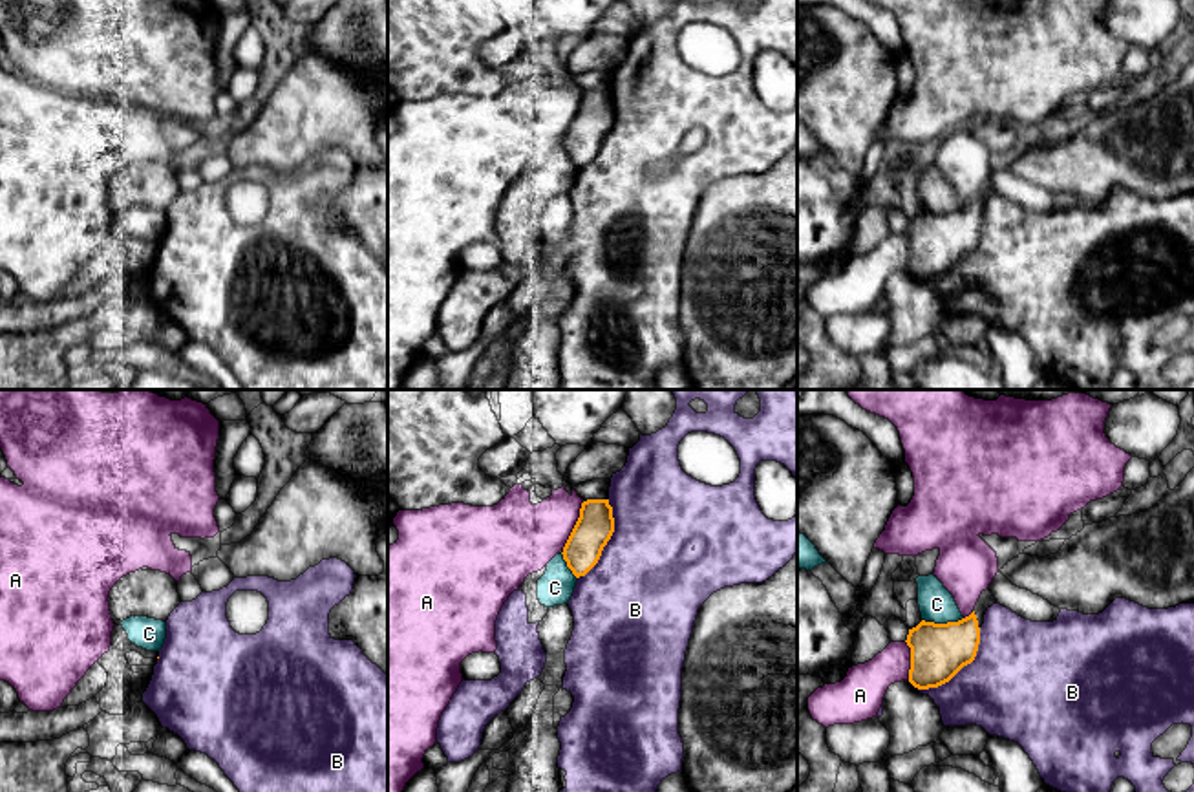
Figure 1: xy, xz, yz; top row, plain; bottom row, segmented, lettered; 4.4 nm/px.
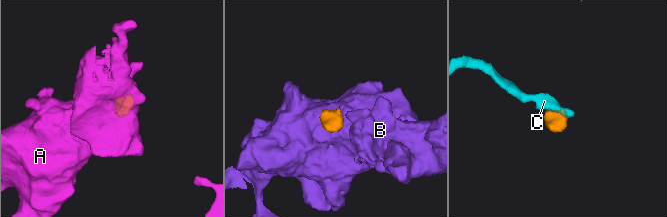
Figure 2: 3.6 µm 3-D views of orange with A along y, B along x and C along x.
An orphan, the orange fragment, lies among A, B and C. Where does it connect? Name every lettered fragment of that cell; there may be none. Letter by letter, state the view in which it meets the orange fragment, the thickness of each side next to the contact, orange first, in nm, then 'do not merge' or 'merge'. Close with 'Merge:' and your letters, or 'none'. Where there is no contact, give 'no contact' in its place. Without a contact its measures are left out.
A: contact in xz; calibres 160 and 320 nm; do not merge
B: contact in yz; calibres 240 and 440 nm; do not merge
C: contact in yz; calibres 240 and 160 nm; do not merge
Merge: none

